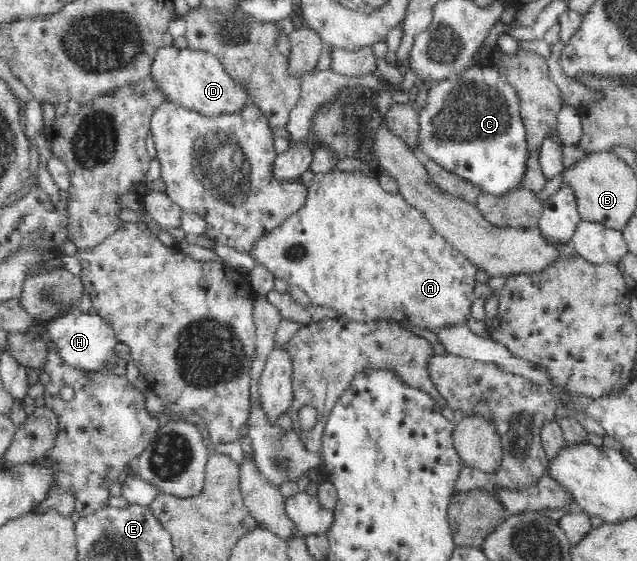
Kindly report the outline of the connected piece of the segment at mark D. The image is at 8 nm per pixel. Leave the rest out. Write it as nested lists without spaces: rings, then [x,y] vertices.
[[[164,47],[157,51],[153,59],[154,82],[172,103],[186,106],[206,117],[220,117],[223,115],[240,115],[246,107],[254,107],[256,103],[250,96],[250,90],[236,82],[222,66],[222,61],[212,53]]]

